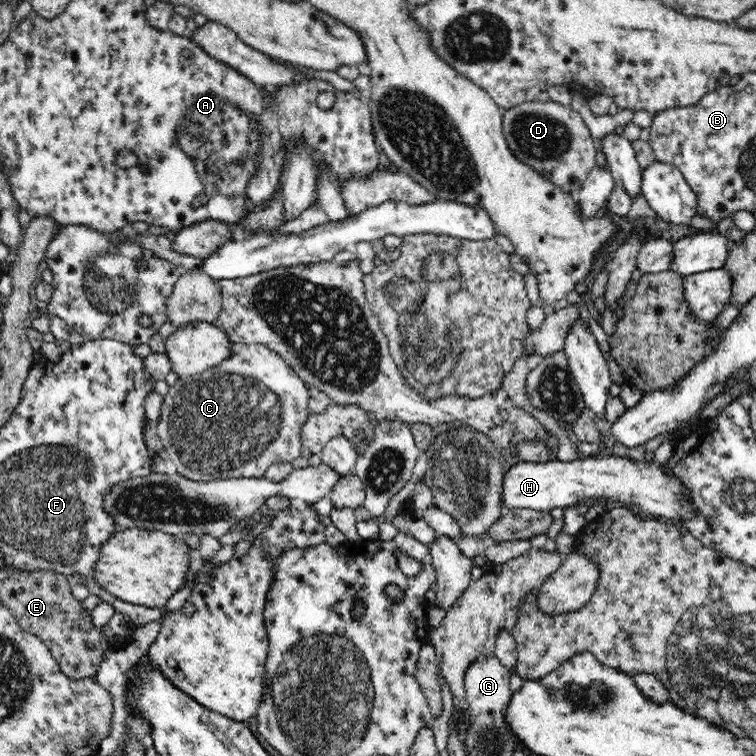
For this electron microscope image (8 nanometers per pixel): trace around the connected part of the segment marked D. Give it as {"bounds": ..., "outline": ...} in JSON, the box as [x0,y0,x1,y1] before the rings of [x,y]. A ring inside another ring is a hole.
{"bounds":[503,100,597,192],"outline":[[[531,100],[503,110],[503,135],[510,152],[546,180],[564,192],[580,190],[597,166],[596,146],[580,114],[565,105],[549,100]]]}

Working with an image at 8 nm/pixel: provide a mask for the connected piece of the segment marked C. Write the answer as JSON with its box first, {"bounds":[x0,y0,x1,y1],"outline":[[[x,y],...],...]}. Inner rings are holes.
{"bounds":[156,343,309,481],"outline":[[[236,343],[231,344],[228,358],[217,364],[214,368],[201,372],[197,375],[179,377],[174,386],[170,387],[164,395],[161,404],[160,415],[156,425],[157,434],[160,437],[164,450],[168,453],[170,460],[176,466],[176,470],[182,476],[195,481],[209,481],[216,479],[254,479],[264,478],[268,468],[272,464],[291,463],[301,455],[300,429],[305,418],[309,415],[309,393],[308,387],[296,374],[296,371],[273,350],[263,344]]]}

